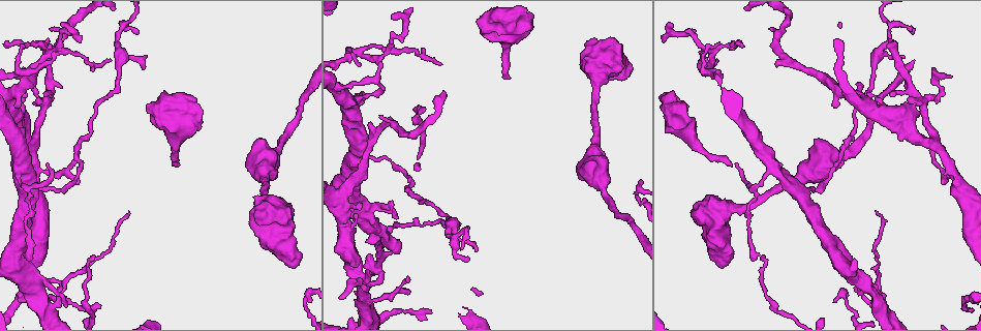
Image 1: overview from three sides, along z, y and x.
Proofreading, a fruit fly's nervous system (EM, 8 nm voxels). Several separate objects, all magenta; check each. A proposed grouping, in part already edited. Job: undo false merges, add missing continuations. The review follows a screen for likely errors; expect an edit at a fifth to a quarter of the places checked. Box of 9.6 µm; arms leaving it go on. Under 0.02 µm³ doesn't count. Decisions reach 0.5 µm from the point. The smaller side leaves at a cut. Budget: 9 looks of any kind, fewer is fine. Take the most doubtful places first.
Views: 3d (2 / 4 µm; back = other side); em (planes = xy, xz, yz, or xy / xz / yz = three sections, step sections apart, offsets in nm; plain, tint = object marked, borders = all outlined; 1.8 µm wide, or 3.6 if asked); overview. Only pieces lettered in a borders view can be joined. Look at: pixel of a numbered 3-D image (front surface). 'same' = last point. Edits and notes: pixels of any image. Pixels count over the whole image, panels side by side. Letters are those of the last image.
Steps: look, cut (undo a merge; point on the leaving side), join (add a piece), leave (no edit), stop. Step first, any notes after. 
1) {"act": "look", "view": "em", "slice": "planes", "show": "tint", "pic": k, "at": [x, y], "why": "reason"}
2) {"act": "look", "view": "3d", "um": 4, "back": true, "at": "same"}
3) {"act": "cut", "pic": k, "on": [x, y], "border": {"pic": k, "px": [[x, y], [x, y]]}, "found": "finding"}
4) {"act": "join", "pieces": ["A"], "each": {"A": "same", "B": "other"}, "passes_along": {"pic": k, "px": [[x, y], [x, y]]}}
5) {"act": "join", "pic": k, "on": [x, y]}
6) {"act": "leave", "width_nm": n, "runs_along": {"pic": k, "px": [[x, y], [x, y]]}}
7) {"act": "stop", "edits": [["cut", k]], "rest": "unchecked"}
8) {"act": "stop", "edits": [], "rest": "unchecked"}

{"act": "look", "view": "em", "slice": "xz", "step": 4, "show": "borders", "pic": 1, "at": [376, 237], "why": "free end"}

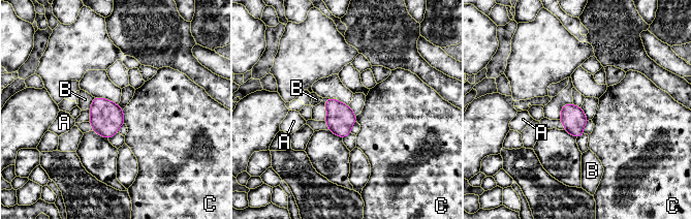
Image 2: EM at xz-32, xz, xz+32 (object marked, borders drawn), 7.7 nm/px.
{"act": "leave", "each": {"A": "other", "B": "other", "C": "other"}, "border": {"pic": 2, "px": [[122, 110], [124, 123]]}, "found": "no lettered piece goes on from it"}

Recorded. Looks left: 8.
{"act": "look", "view": "em", "slice": "planes", "show": "borders", "pic": 1, "at": [509, 79], "why": "free end"}

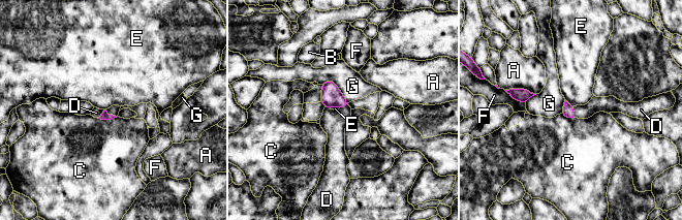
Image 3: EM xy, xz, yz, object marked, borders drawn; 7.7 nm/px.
{"act": "join", "pic": 3, "on": [96, 113], "each": {"A": "other", "B": "other", "C": "other", "D": "same", "E": "other", "F": "other", "G": "other"}, "passes_along": {"pic": 3, "px": [[104, 116], [106, 112], [96, 113]]}, "found": "the cell continues"}

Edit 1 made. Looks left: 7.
{"act": "look", "view": "overview", "why": "redraw"}

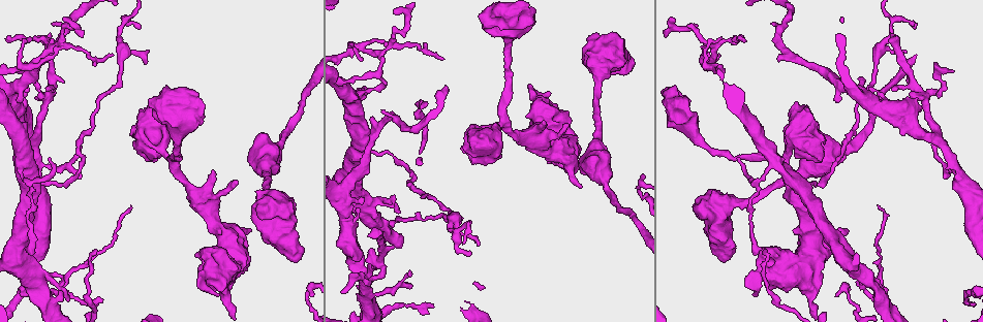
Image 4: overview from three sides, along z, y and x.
{"act": "look", "view": "em", "slice": "xz", "step": 16, "show": "tint", "pic": 4, "at": [378, 52], "why": "three arms meet"}

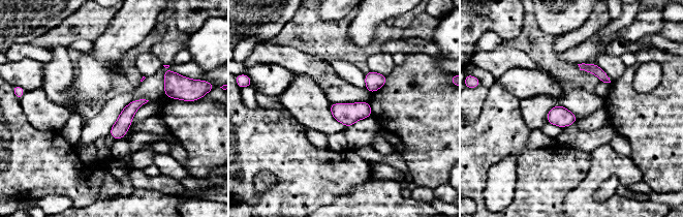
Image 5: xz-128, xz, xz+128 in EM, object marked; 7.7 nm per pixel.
{"act": "look", "view": "em", "slice": "planes", "show": "borders", "at": "same"}

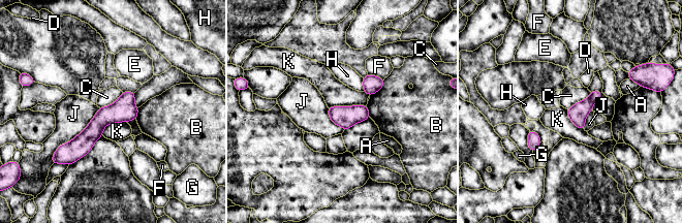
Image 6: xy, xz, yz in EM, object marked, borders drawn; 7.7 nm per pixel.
{"act": "leave", "each": {"A": "other", "B": "other", "C": "other", "D": "other", "E": "other", "F": "other", "G": "other", "H": "other", "J": "other", "K": "other"}, "border": {"pic": 6, "px": [[590, 92], [567, 109]]}, "found": "all the same cell"}

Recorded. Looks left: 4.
{"act": "look", "view": "3d", "um": 4, "pic": 4, "at": [599, 70], "why": "thick turns thin"}

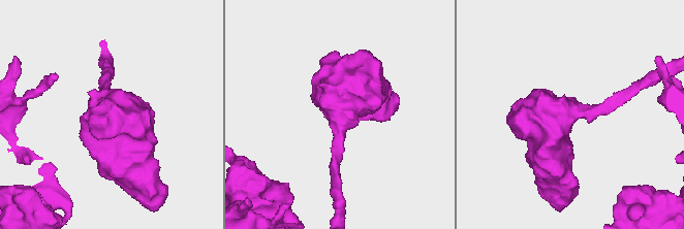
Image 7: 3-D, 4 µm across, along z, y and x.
{"act": "look", "view": "em", "um": 3.6, "slice": "planes", "show": "plain", "pic": 7, "at": [568, 111]}

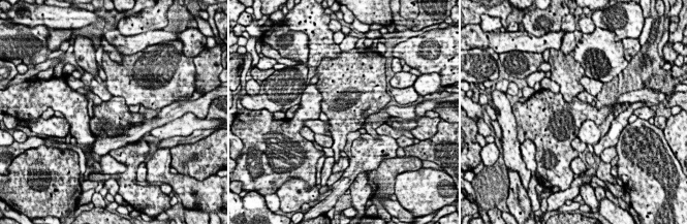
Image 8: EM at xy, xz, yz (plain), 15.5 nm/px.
{"act": "look", "view": "em", "um": 3.6, "slice": "planes", "show": "borders", "at": "same", "why": "what lies round it"}

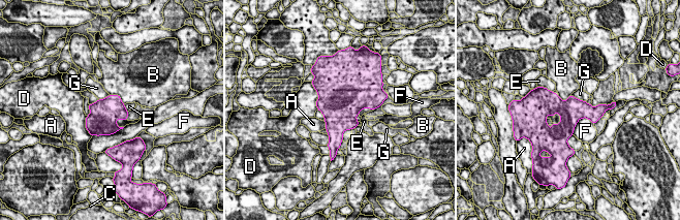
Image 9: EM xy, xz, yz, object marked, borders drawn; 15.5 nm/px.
{"act": "leave", "width_nm": 380, "each": {"A": "other", "B": "other", "C": "other", "D": "other", "E": "other", "F": "other", "G": "other"}, "border": {"pic": 9, "px": [[593, 123], [581, 118], [572, 134]]}, "found": "continuous, no second cell"}

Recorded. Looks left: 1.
{"act": "stop", "edits": [["join", 3]], "rest": "unchecked"}

